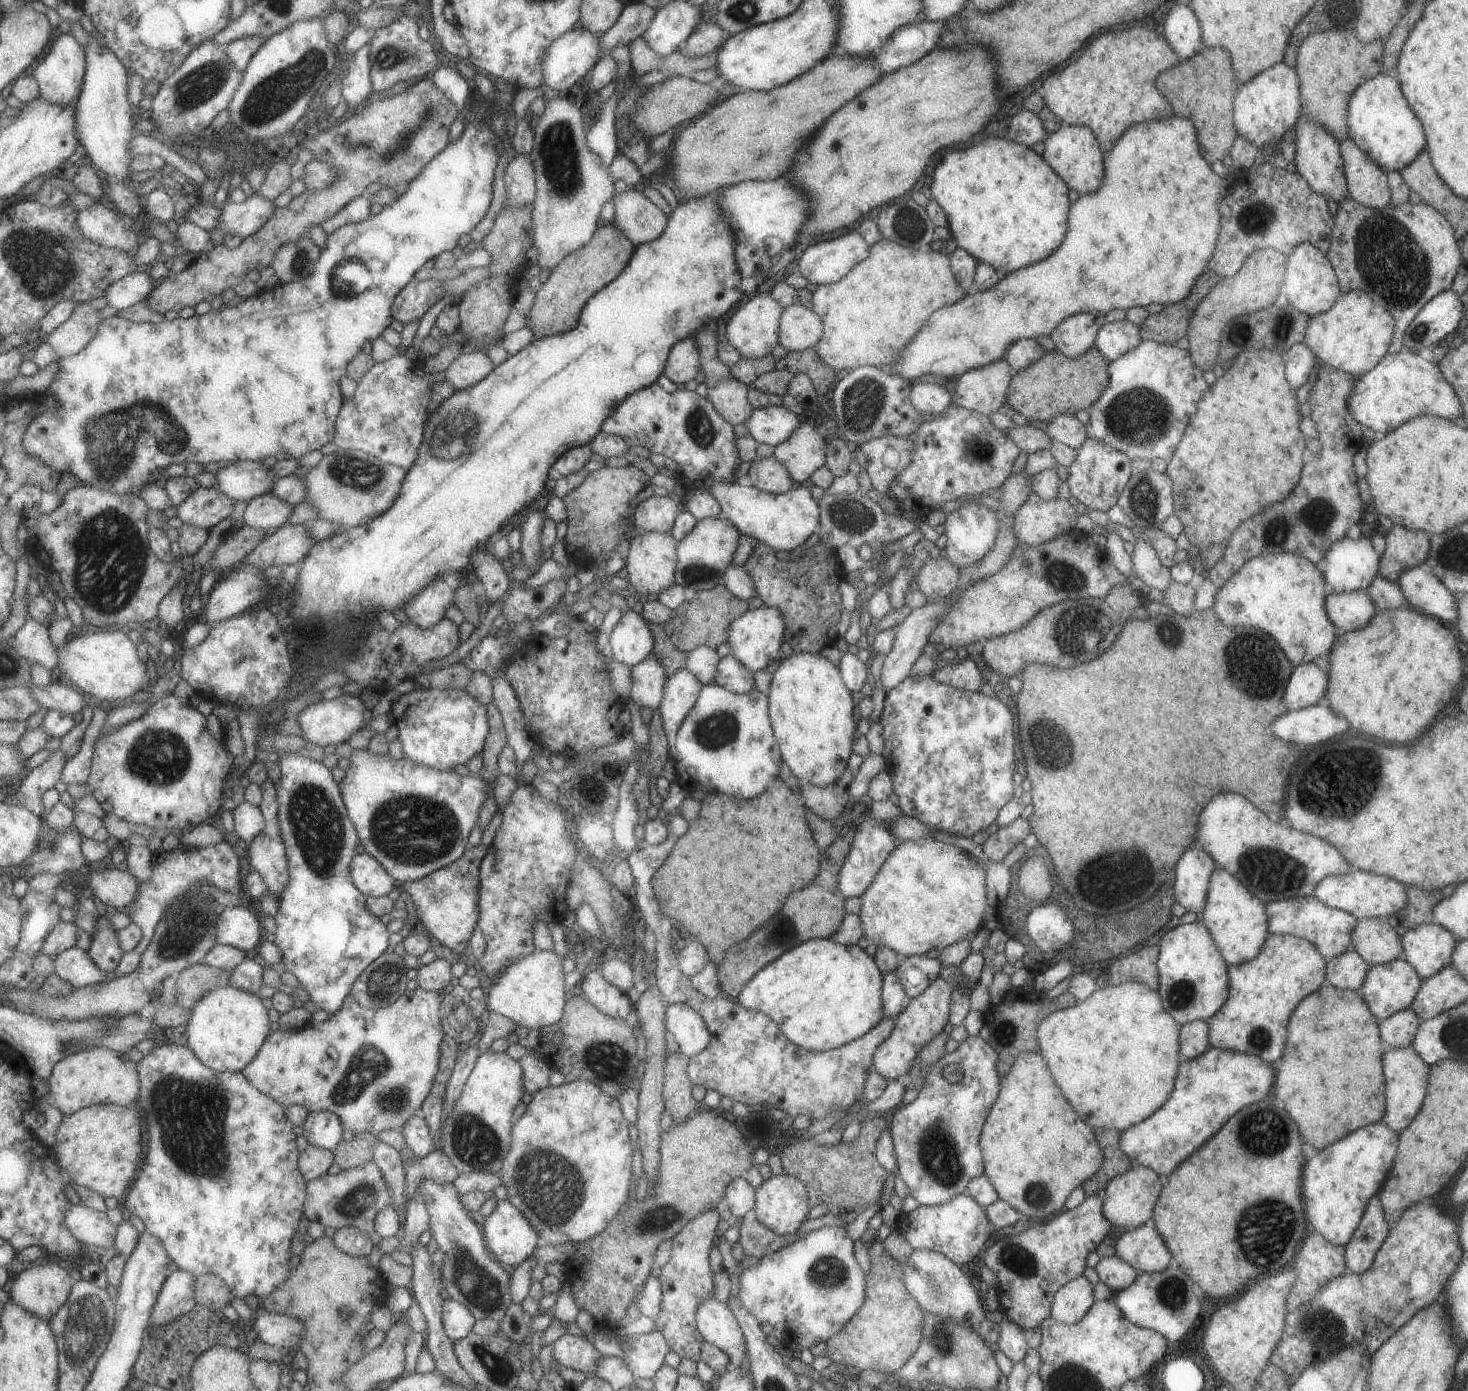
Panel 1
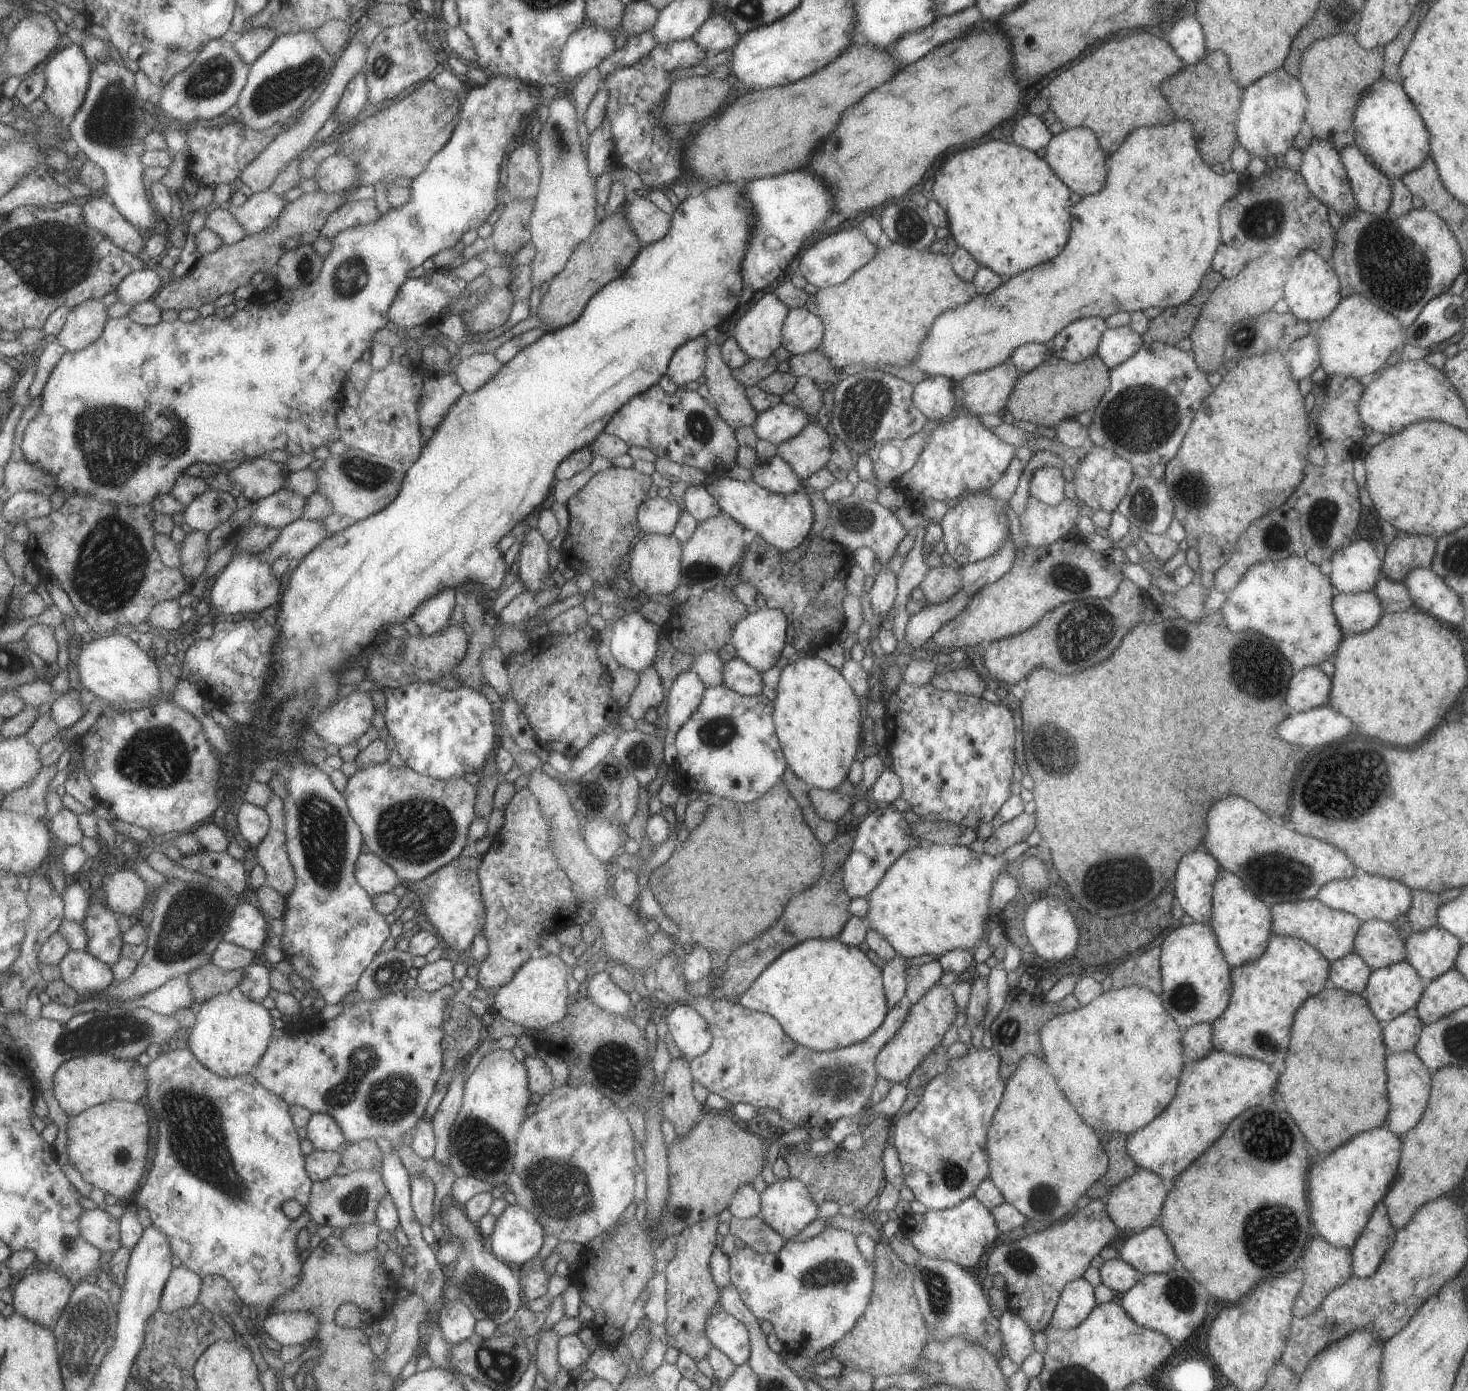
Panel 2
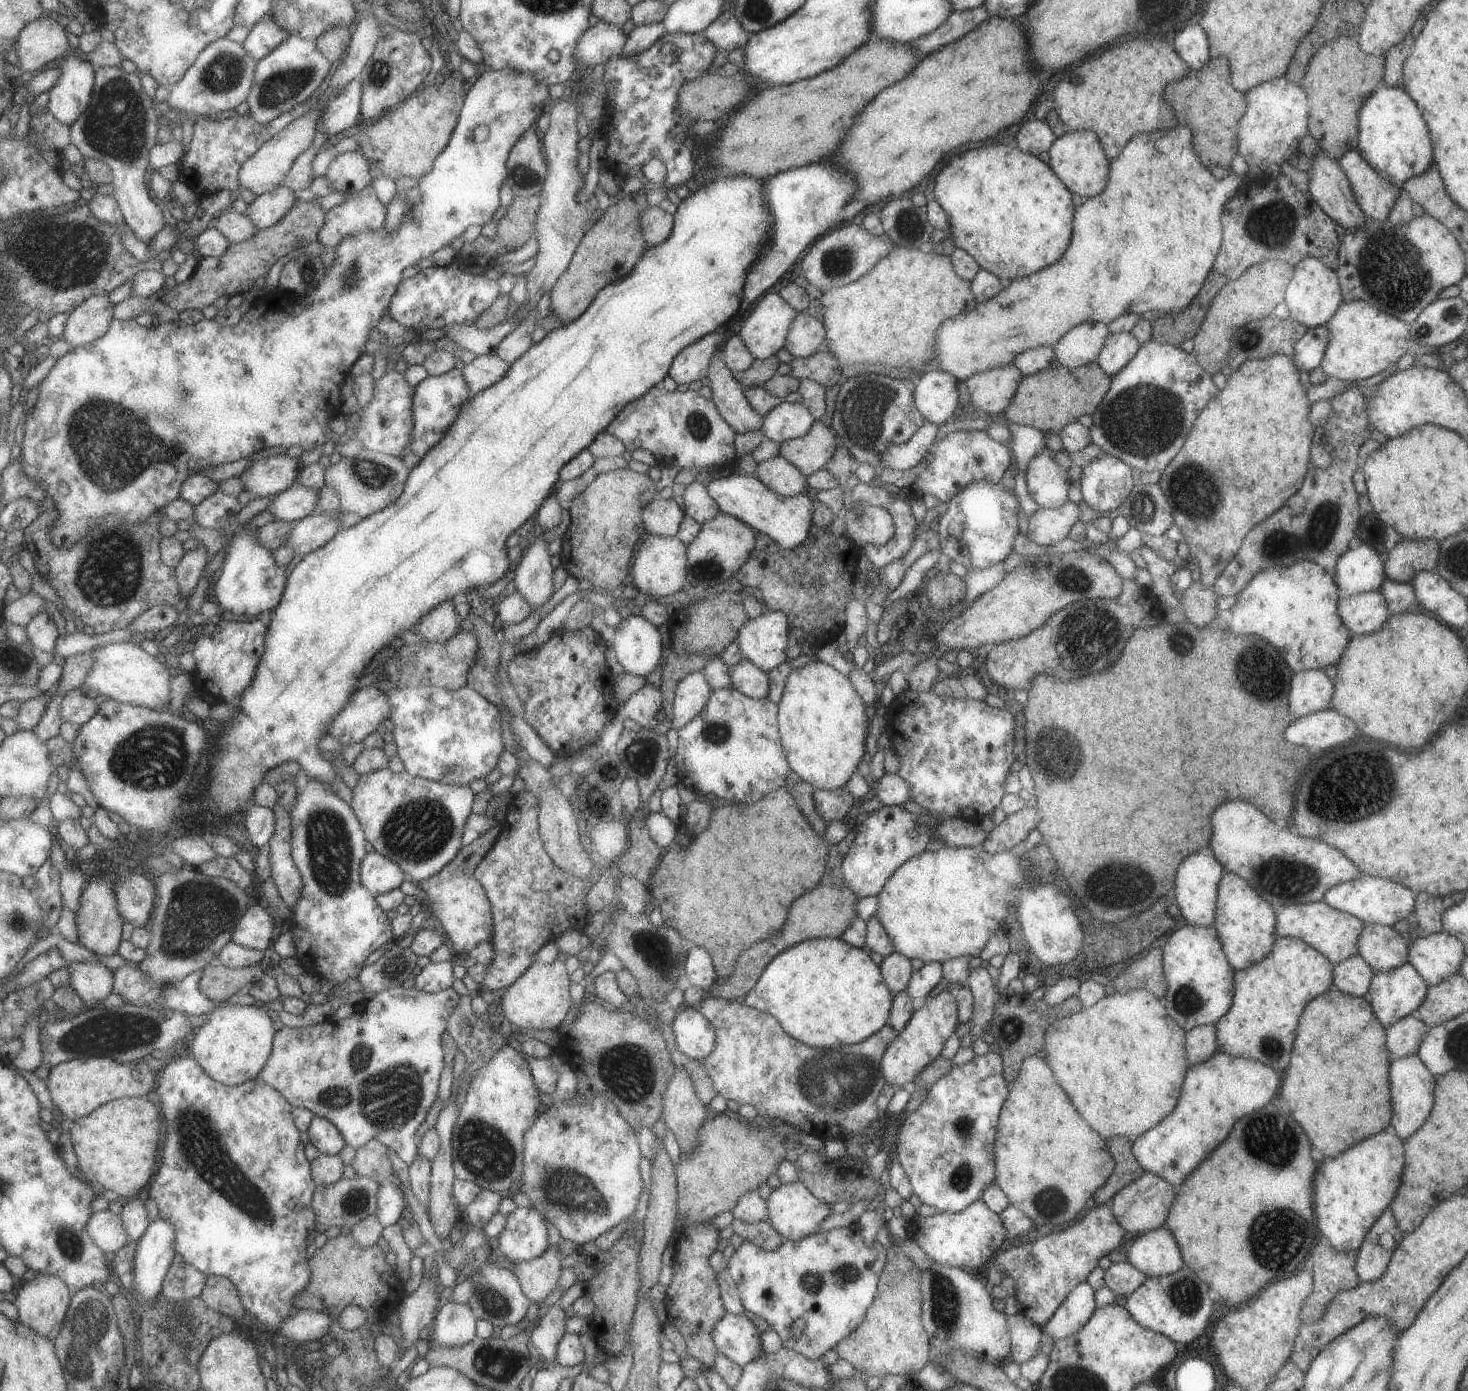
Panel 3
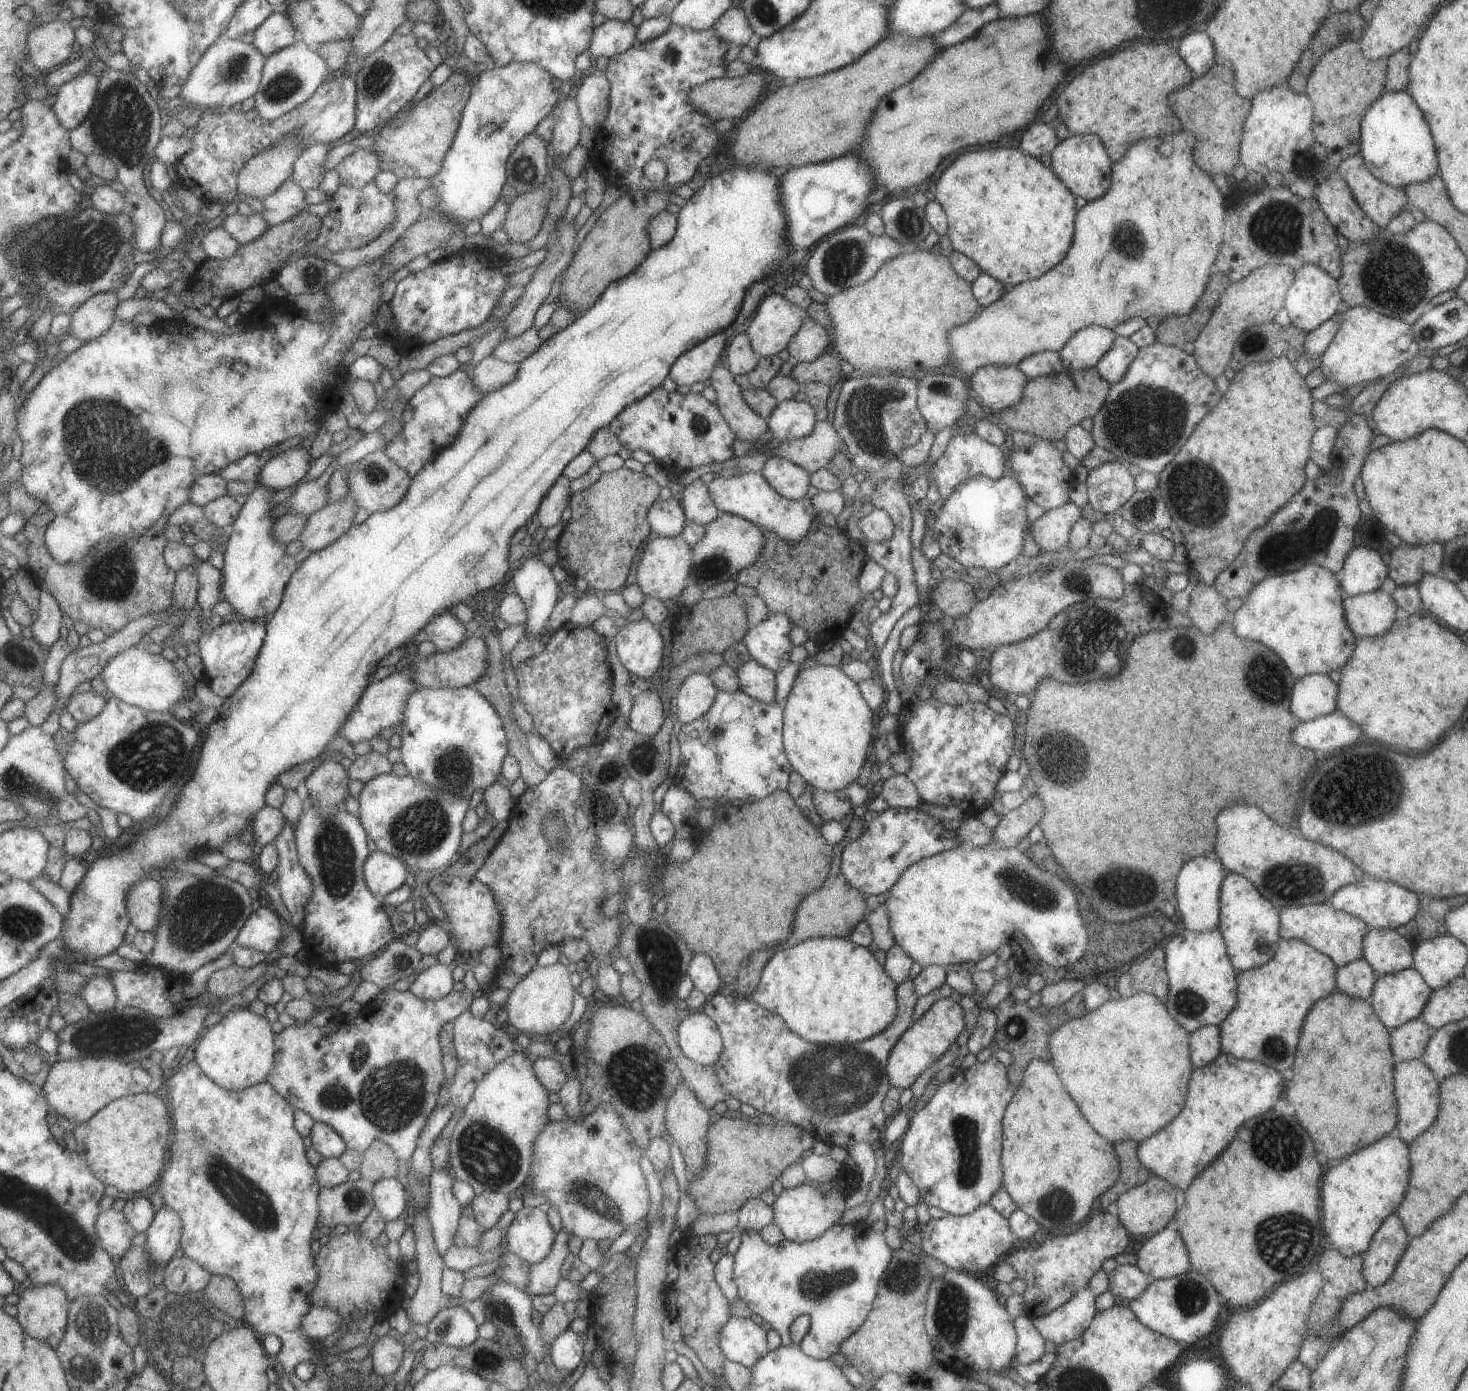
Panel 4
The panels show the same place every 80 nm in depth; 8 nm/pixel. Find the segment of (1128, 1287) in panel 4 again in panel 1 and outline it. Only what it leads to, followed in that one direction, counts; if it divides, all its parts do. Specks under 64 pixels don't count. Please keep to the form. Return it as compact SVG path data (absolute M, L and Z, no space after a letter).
M1115 1255L1100 1258L1094 1270L1098 1275L1098 1280L1101 1280L1114 1293L1128 1287L1139 1273Z

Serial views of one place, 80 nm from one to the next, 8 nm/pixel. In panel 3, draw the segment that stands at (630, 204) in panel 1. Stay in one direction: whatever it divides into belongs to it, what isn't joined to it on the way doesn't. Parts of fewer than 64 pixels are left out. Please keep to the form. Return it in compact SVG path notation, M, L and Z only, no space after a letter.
M647 206L637 218L646 247L661 244L672 230L673 216L657 206Z

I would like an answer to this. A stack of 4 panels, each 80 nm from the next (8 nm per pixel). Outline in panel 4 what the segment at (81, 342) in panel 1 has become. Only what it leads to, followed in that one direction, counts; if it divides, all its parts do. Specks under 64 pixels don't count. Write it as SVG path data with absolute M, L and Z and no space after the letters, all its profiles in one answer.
M117 291L100 293L89 298L73 314L70 336L81 342L89 342L105 335L117 320L119 304Z

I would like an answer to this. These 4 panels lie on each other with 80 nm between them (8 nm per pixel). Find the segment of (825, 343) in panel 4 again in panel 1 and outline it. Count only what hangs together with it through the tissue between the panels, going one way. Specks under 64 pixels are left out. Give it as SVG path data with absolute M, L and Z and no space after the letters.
M800 304L786 306L778 324L778 343L791 352L815 347L822 333L820 318Z

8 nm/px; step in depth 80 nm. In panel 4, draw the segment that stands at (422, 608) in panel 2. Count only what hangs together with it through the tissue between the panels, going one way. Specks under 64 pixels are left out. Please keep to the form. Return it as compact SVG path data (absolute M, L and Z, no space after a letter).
M443 610L441 614L433 616L429 623L423 626L422 631L435 645L436 652L449 652L468 636L465 626L449 614L449 610Z

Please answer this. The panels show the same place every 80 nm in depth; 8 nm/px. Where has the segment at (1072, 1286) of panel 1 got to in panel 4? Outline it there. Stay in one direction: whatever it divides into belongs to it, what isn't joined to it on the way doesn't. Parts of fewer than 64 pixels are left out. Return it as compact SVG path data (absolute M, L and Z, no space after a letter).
M1087 1286L1077 1290L1067 1302L1053 1312L1039 1318L1032 1318L1035 1330L1055 1347L1077 1338L1091 1324L1095 1315L1094 1296Z

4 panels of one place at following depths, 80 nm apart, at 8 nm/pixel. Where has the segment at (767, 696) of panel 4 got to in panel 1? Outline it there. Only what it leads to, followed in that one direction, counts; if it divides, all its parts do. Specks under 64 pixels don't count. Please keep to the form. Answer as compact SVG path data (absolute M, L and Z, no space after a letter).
M732 654L719 659L713 683L737 694L747 694L755 689L753 672L746 669Z

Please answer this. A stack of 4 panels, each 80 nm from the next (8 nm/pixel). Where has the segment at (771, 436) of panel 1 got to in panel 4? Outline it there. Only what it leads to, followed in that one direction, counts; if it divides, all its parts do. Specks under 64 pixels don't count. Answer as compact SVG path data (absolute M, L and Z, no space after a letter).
M783 400L765 419L767 428L772 432L774 443L808 436L815 425L815 410L807 402Z

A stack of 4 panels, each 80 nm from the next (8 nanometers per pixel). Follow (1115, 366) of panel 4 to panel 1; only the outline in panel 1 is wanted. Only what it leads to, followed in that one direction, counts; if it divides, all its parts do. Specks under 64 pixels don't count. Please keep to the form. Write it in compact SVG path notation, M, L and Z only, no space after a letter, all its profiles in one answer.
M1123 319L1101 326L1096 334L1094 347L1110 363L1135 348L1141 341L1138 326Z

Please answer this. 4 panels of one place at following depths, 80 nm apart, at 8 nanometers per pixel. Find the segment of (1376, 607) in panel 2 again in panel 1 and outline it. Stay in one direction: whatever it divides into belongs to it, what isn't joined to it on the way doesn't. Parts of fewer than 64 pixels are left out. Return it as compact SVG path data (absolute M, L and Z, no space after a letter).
M1363 591L1330 592L1325 597L1328 619L1338 632L1348 633L1362 629L1376 613L1373 601Z

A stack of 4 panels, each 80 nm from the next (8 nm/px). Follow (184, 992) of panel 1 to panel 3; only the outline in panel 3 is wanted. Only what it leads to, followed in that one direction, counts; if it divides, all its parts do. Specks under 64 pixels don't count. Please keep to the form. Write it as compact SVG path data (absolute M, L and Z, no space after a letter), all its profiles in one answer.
M217 961L212 962L205 968L201 978L201 992L213 1002L223 1003L247 984L251 985L264 971L265 963L247 968L229 968Z

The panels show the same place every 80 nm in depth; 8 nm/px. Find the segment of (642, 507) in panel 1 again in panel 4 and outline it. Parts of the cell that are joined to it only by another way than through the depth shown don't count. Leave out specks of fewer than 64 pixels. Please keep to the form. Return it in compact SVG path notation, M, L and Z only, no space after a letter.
M672 496L666 500L658 499L649 506L647 524L657 537L675 537L683 531L684 513L678 500Z

